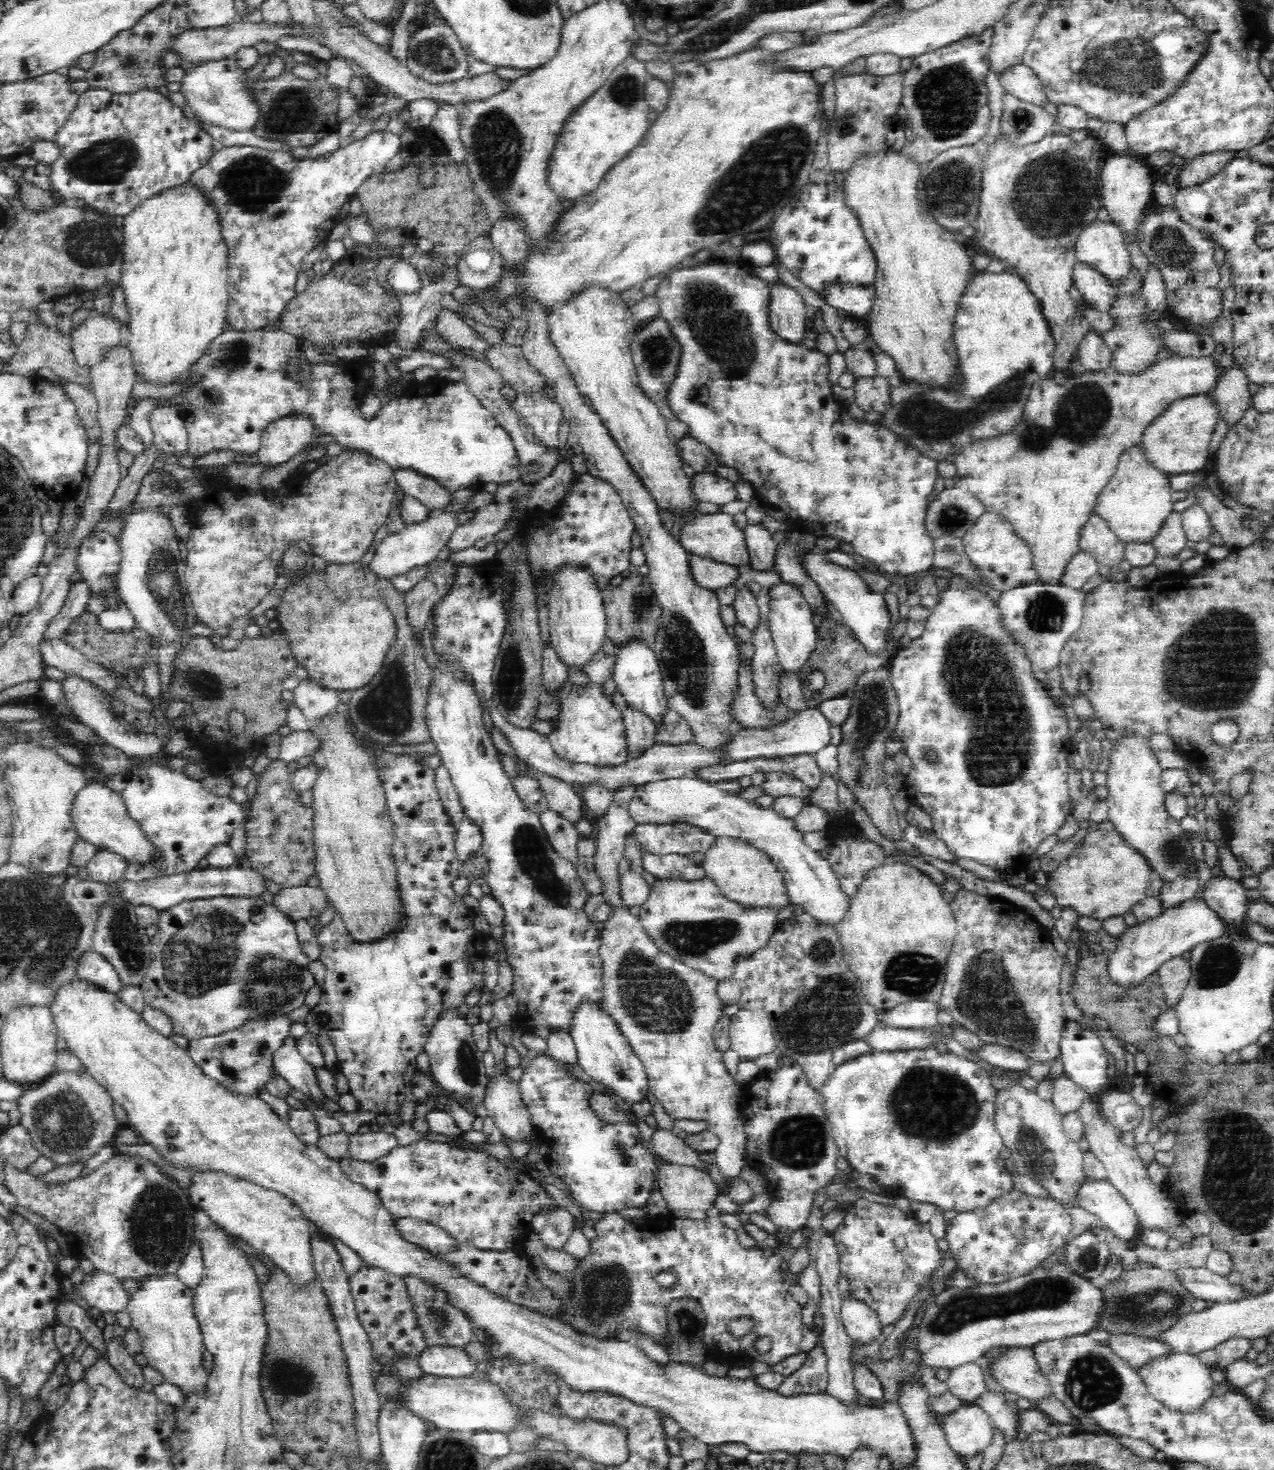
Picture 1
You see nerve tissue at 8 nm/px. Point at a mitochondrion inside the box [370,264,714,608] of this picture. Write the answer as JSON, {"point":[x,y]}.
{"point":[655,349]}

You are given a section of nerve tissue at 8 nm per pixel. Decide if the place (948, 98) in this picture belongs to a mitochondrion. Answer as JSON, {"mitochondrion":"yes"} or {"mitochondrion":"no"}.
{"mitochondrion":"yes"}

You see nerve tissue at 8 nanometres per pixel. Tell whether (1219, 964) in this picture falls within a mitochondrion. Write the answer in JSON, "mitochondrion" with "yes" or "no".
{"mitochondrion":"yes"}

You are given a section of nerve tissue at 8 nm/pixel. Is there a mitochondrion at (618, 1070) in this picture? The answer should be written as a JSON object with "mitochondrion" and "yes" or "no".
{"mitochondrion":"yes"}

